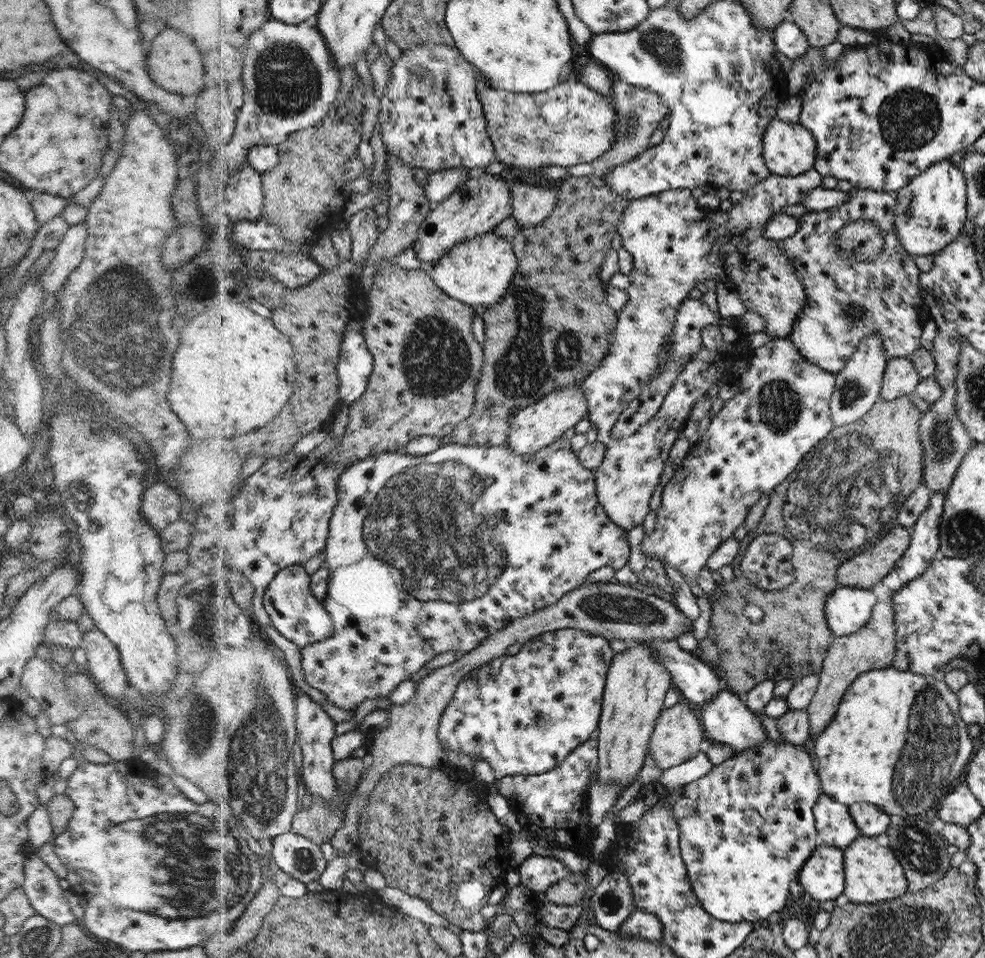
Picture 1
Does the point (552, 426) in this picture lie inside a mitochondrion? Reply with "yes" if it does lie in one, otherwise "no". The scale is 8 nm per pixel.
no

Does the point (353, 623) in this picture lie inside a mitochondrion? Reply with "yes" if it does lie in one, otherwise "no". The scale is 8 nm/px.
no

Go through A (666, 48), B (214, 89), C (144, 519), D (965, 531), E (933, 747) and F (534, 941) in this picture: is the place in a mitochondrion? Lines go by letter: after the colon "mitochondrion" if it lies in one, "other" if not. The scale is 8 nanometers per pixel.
A: mitochondrion
B: other
C: other
D: mitochondrion
E: mitochondrion
F: other

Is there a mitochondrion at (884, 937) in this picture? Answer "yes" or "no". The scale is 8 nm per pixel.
yes

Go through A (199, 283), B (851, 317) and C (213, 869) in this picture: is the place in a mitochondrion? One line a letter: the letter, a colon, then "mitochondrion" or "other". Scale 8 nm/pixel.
A: mitochondrion
B: mitochondrion
C: mitochondrion

